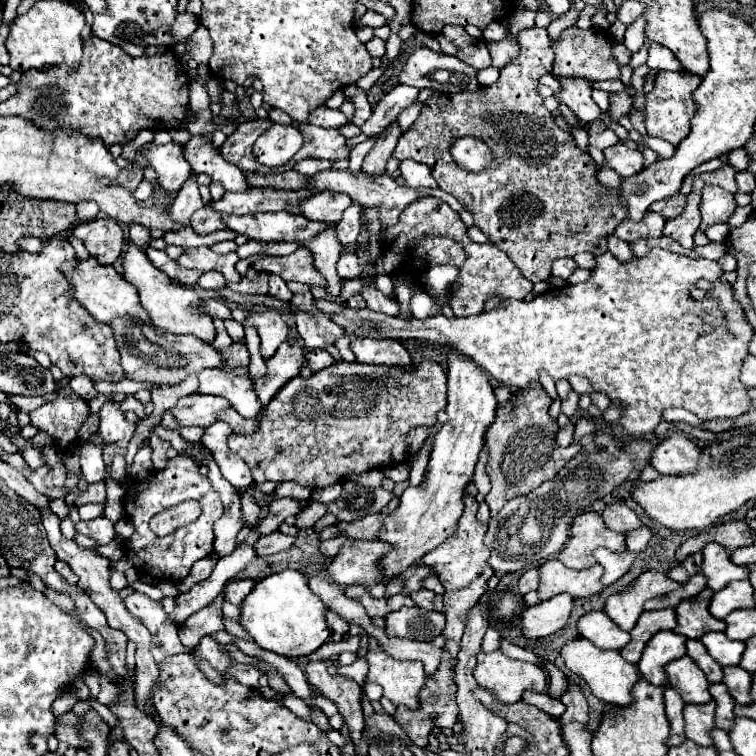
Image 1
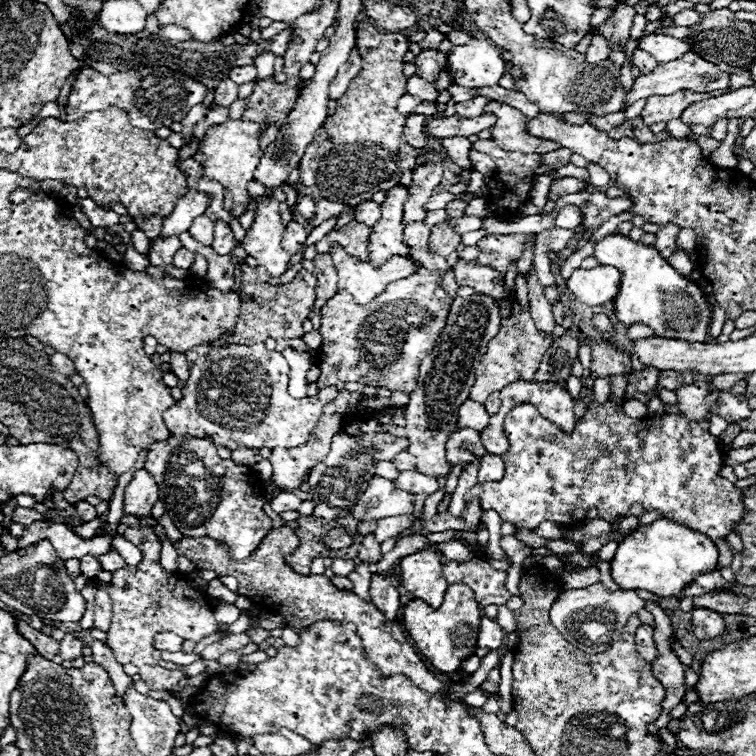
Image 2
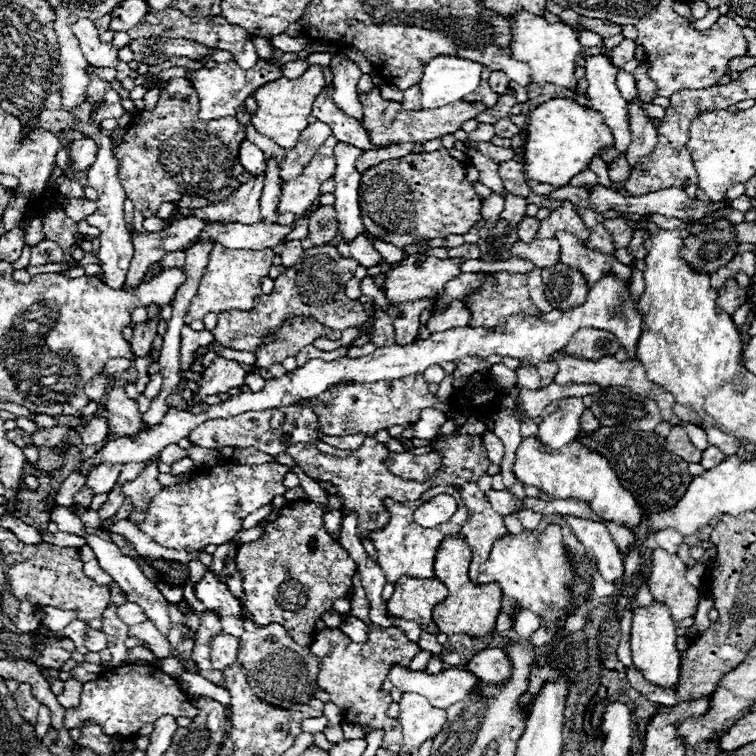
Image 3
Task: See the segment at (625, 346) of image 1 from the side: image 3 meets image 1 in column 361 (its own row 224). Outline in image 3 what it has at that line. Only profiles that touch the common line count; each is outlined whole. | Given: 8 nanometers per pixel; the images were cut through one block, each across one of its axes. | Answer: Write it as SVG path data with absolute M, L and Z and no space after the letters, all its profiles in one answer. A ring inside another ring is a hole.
M320 206L312 216L310 216L310 228L308 228L308 238L318 246L318 244L328 244L336 238L338 232L338 222L336 222L336 210L332 206Z

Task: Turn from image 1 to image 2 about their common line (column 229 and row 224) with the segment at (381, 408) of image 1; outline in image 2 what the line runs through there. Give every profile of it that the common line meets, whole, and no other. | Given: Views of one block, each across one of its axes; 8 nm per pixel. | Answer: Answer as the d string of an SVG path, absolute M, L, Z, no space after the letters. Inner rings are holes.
M448 224L434 226L434 228L438 228L438 230L432 230L432 232L430 232L430 242L428 242L430 252L440 254L440 256L446 258L446 256L452 254L452 252L456 250L456 246L460 244L460 234L458 234L454 228L450 228Z

